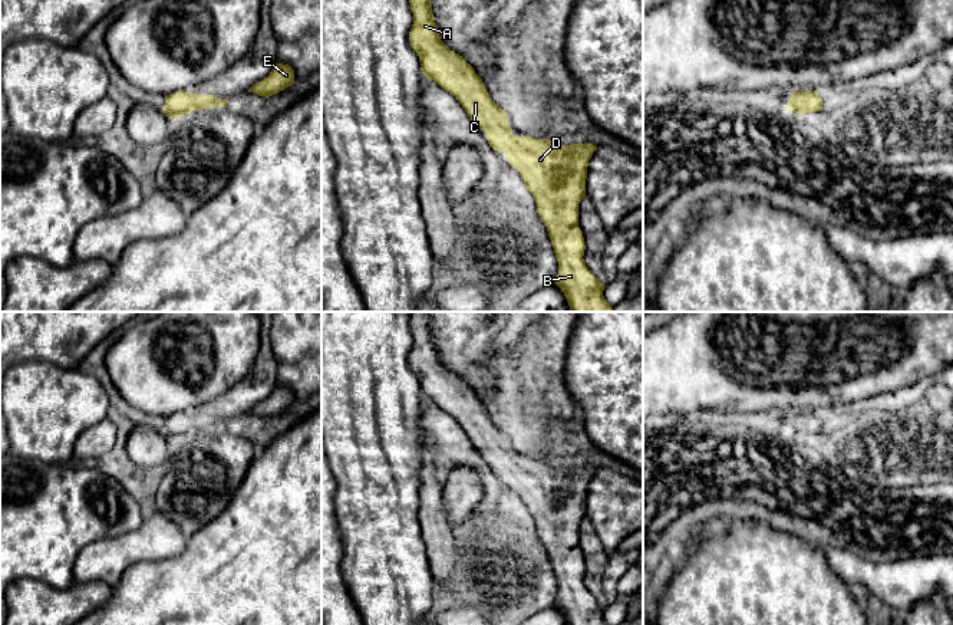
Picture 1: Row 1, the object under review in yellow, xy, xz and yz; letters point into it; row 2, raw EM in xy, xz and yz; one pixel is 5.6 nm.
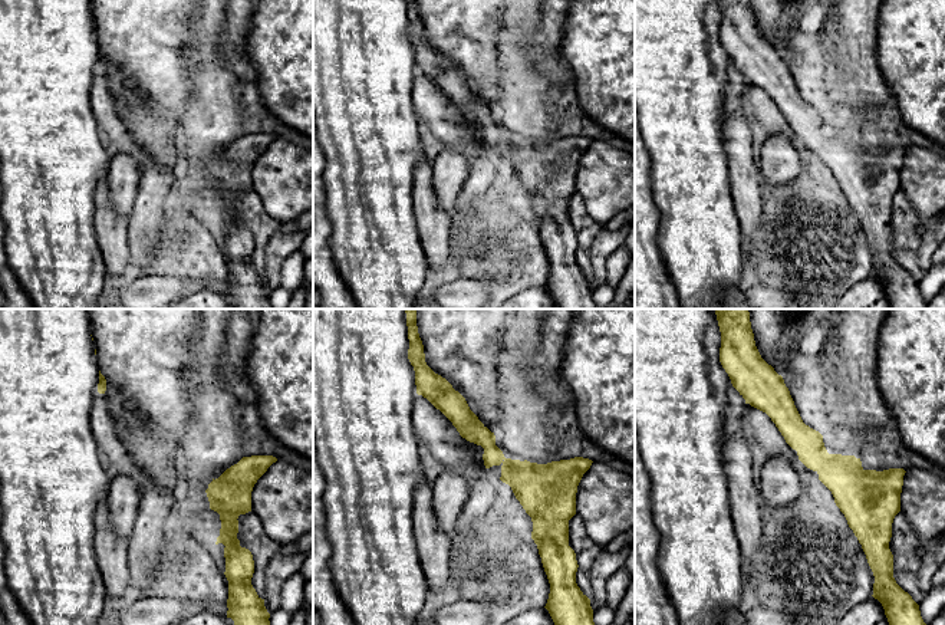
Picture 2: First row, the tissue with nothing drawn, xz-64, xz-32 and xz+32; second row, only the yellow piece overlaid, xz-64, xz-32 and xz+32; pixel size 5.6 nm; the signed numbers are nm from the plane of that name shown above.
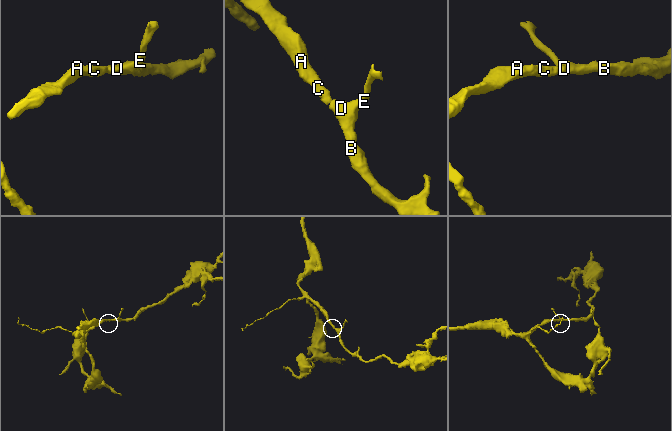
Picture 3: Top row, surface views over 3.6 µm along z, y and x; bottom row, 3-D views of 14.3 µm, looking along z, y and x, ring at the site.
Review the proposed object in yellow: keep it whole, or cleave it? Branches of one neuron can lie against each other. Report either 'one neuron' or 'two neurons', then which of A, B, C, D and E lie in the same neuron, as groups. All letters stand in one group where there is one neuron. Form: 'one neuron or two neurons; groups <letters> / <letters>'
one neuron; groups A B C D E

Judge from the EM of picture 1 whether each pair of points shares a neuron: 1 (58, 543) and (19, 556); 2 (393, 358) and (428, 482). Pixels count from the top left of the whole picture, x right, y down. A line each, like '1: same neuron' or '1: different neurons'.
1: same neuron
2: different neurons

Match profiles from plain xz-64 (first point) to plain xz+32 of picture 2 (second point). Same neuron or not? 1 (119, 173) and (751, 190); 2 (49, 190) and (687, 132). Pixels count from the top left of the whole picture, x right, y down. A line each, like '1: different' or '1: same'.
1: different
2: same

